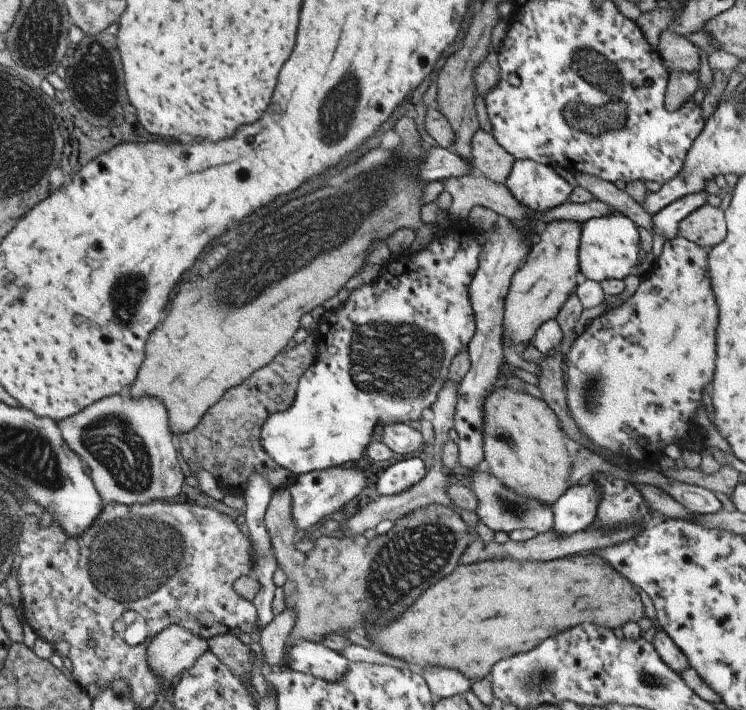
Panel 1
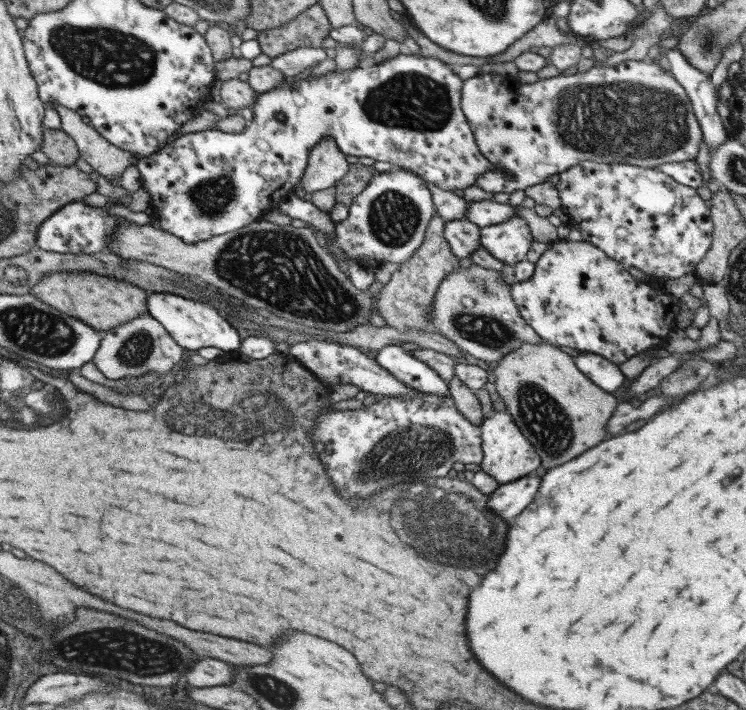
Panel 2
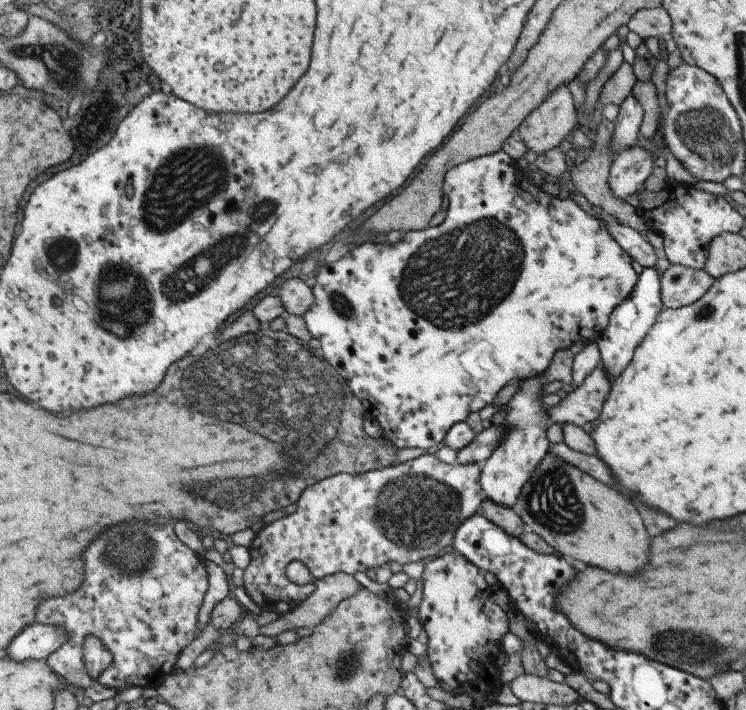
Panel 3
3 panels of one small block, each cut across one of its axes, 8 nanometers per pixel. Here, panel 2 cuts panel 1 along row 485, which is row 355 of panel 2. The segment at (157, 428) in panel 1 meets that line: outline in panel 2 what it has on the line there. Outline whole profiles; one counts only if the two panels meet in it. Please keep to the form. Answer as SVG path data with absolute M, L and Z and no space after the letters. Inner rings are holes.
M150 314L141 315L123 326L103 332L100 347L91 361L110 380L138 378L144 374L163 375L182 359L185 349Z

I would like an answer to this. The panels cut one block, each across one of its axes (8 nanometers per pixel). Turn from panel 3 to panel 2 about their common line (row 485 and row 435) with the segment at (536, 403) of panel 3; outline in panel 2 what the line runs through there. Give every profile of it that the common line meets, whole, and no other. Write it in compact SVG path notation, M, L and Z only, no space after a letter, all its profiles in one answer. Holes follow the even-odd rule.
M492 411L484 417L479 426L482 438L483 458L481 470L492 475L500 484L512 482L521 476L528 475L541 465L540 457L532 443L518 429L512 415L507 411Z

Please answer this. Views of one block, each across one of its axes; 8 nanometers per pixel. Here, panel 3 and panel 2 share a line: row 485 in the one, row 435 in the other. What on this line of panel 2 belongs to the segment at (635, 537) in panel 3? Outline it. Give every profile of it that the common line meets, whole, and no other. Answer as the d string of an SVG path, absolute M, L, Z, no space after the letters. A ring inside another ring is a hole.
M522 343L518 349L510 351L496 364L493 375L498 394L505 402L506 411L512 415L518 429L532 443L532 448L540 457L546 470L576 458L588 448L604 440L604 426L614 413L619 398L616 394L596 386L575 364L575 359L549 343Z

